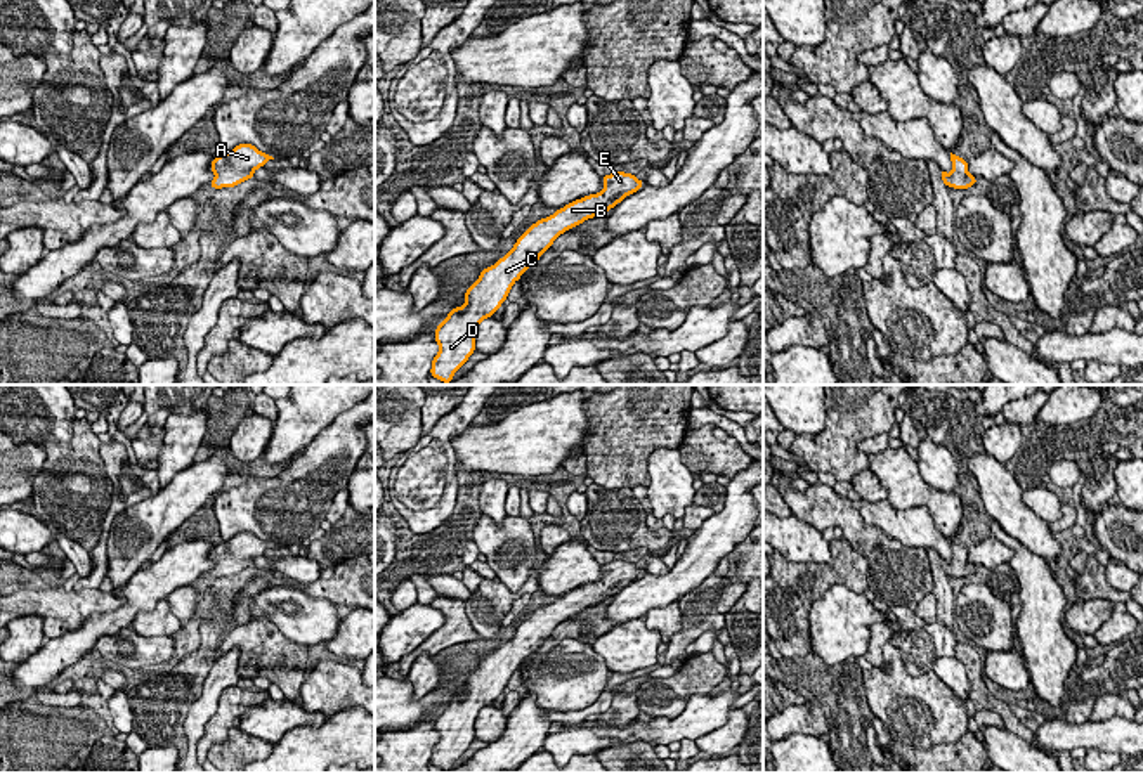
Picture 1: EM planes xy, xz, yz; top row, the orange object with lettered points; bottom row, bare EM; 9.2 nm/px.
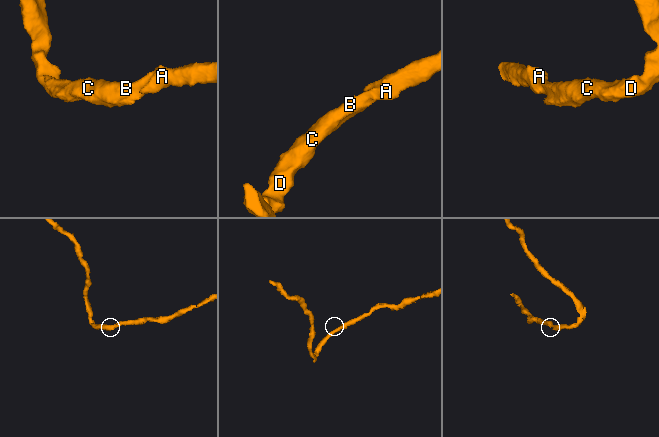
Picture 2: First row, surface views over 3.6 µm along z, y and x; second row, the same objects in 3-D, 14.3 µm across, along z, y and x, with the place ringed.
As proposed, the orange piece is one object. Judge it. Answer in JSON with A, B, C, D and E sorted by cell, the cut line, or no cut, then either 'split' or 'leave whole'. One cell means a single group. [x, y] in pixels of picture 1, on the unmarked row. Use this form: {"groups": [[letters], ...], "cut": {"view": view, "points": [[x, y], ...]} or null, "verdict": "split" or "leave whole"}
{"groups": [["A", "B", "C", "D", "E"]], "cut": null, "verdict": "leave whole"}

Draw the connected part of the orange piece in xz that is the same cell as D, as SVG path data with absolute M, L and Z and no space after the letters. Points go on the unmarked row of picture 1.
M624 560L605 563L602 570L605 575L600 581L576 588L532 612L503 646L480 660L465 679L465 692L451 697L435 716L439 742L432 749L430 764L451 771L454 761L475 740L477 714L501 695L513 671L539 648L553 629L571 615L607 601L626 584L640 579L643 572L637 563Z

